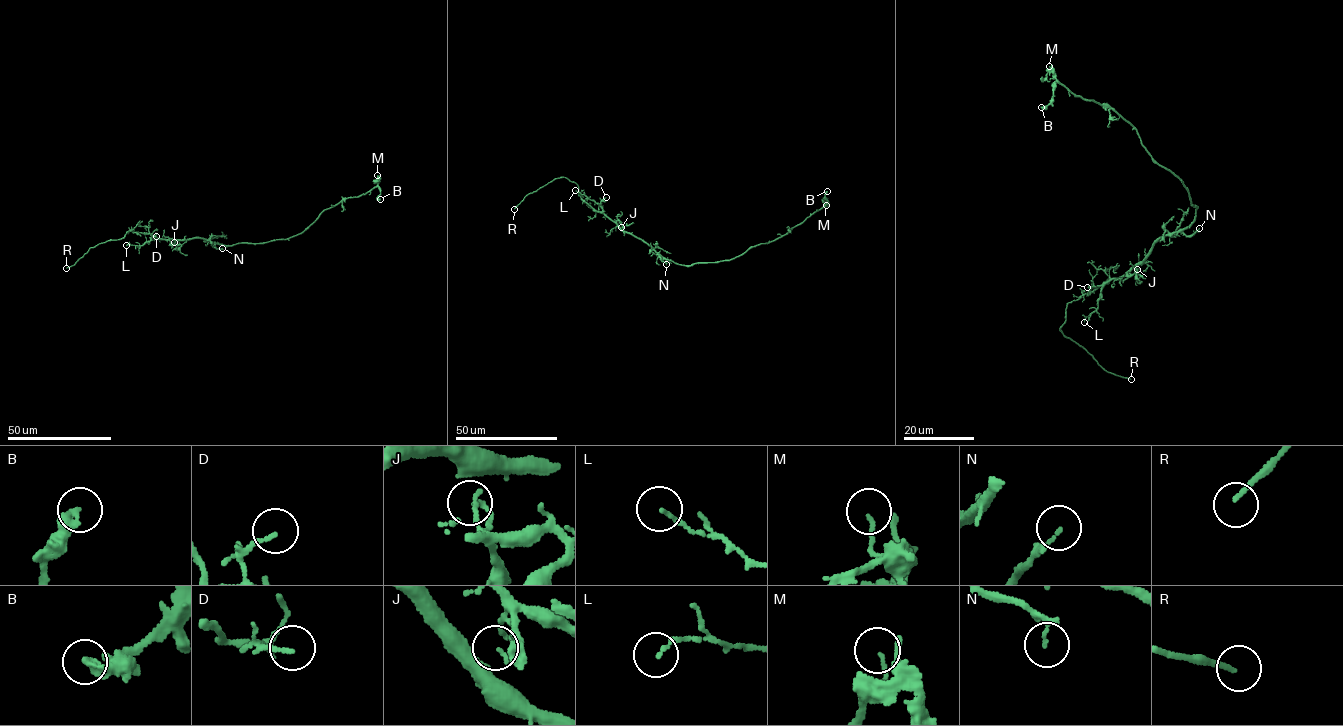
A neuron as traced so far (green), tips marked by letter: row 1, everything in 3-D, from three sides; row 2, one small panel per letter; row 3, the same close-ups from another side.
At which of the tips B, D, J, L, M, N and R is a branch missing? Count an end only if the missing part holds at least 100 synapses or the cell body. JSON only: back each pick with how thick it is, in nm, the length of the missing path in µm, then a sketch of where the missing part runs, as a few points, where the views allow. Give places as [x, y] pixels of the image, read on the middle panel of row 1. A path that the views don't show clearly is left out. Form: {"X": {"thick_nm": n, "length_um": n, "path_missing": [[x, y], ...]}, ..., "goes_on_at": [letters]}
{"R": {"thick_nm": 140, "length_um": 3}, "goes_on_at": ["R"]}

